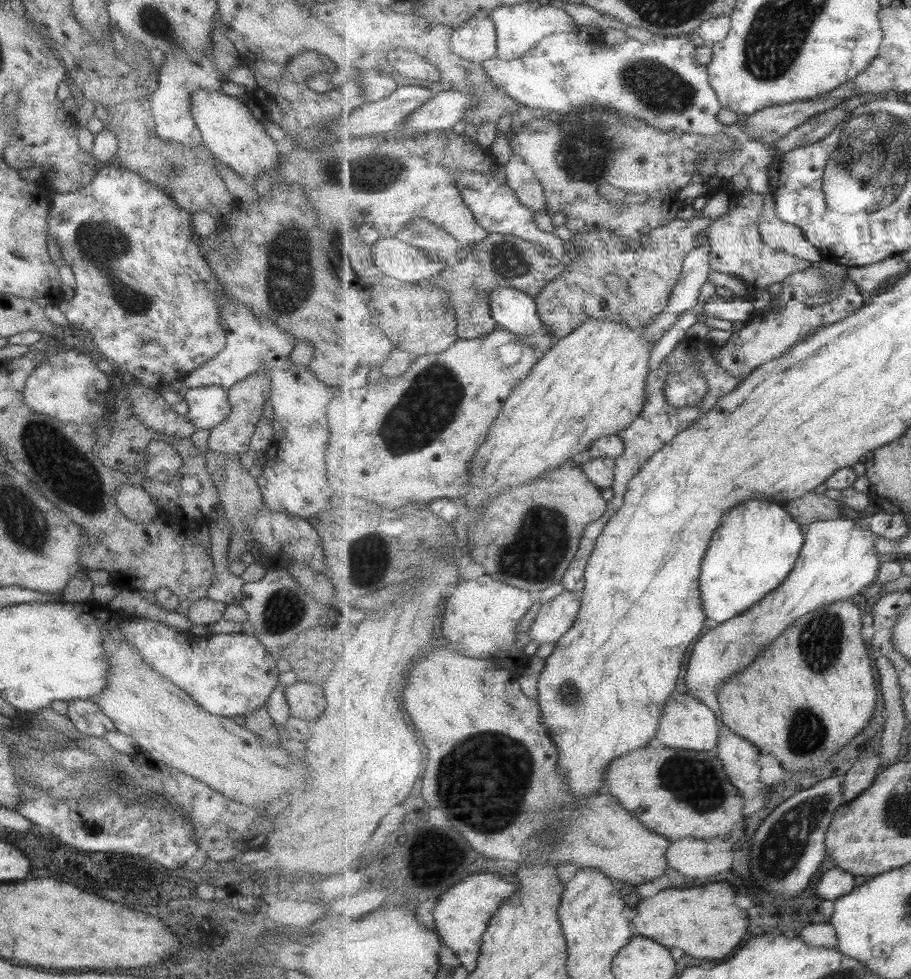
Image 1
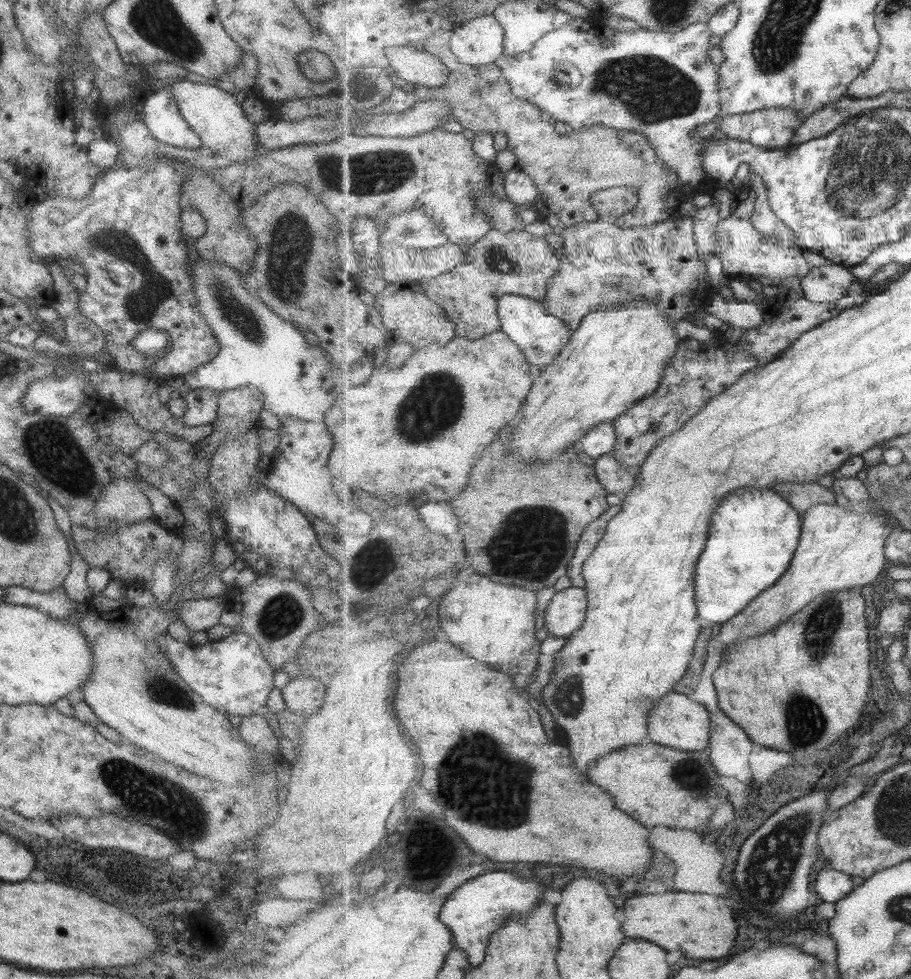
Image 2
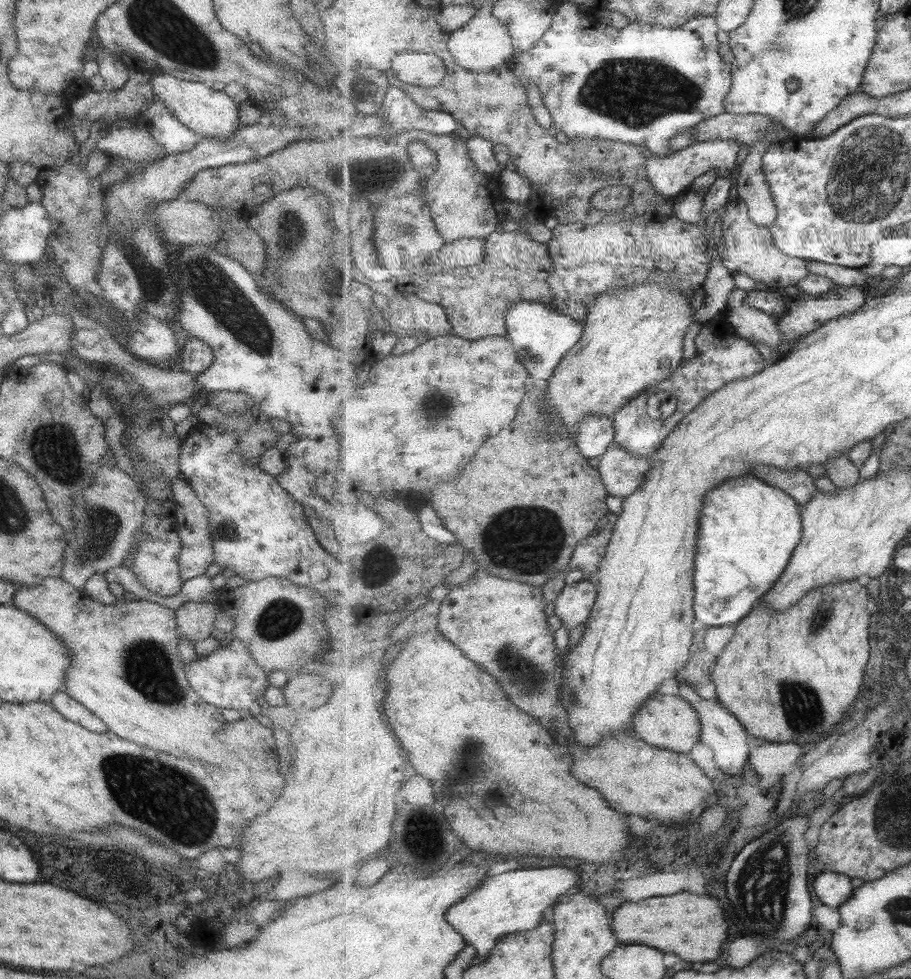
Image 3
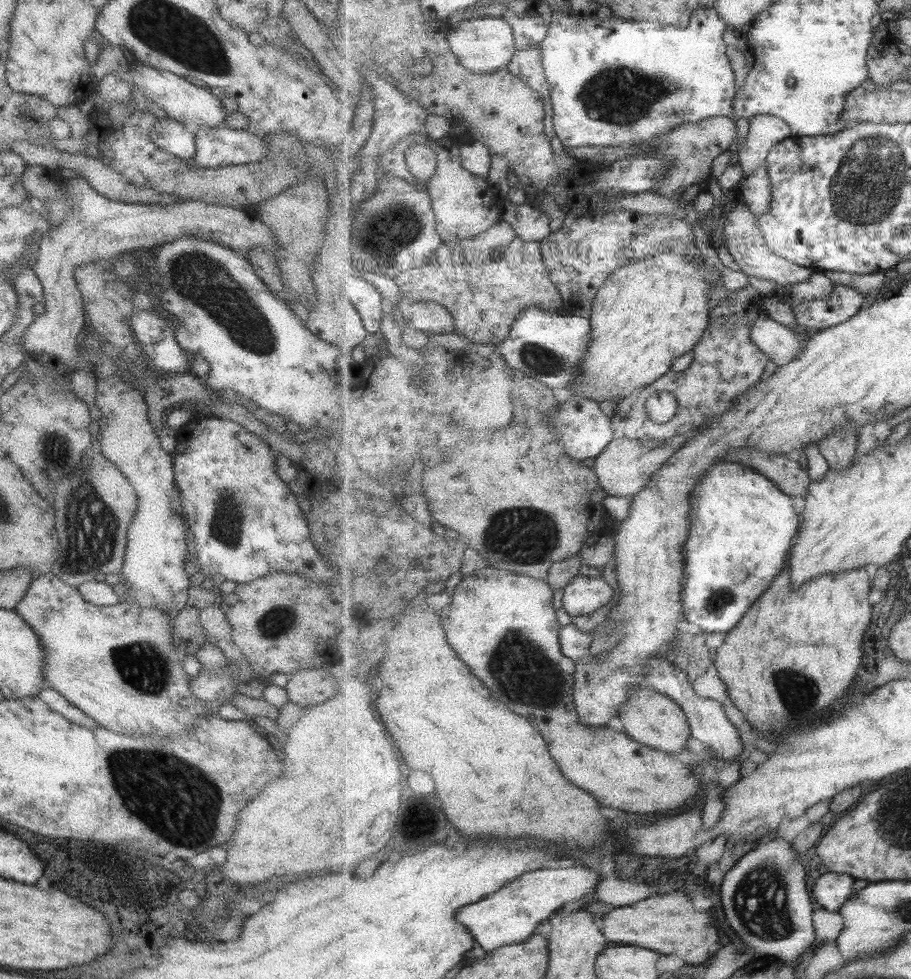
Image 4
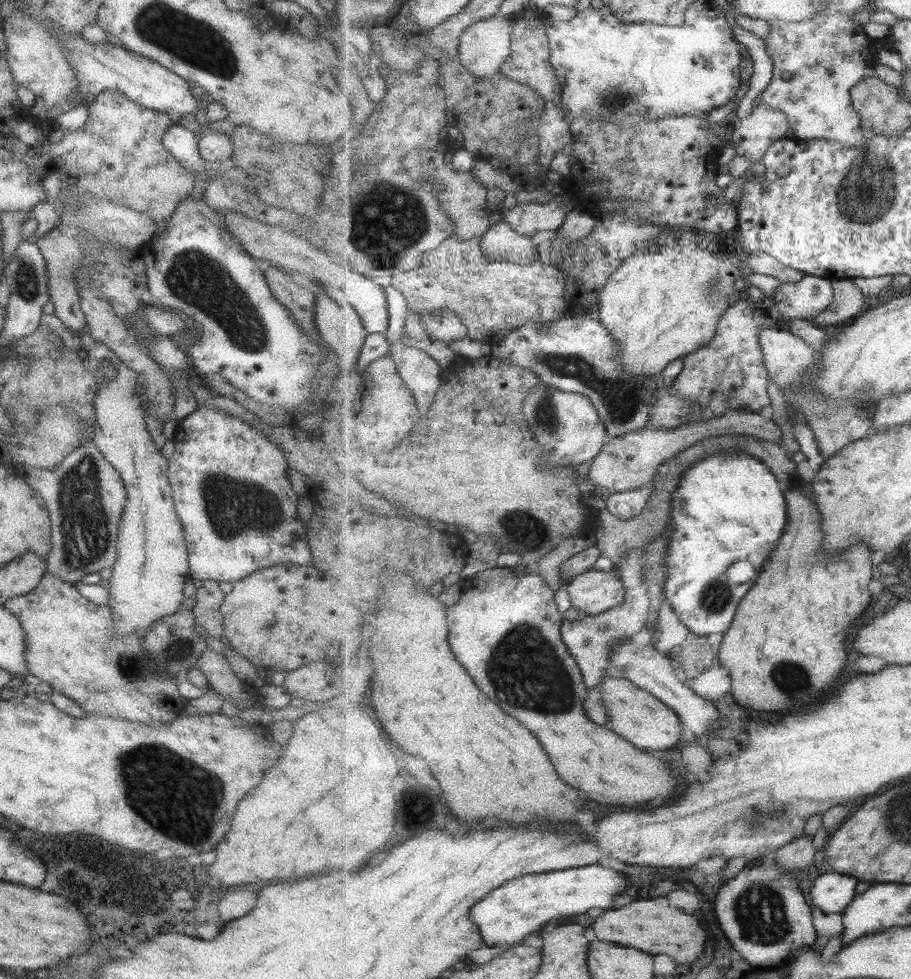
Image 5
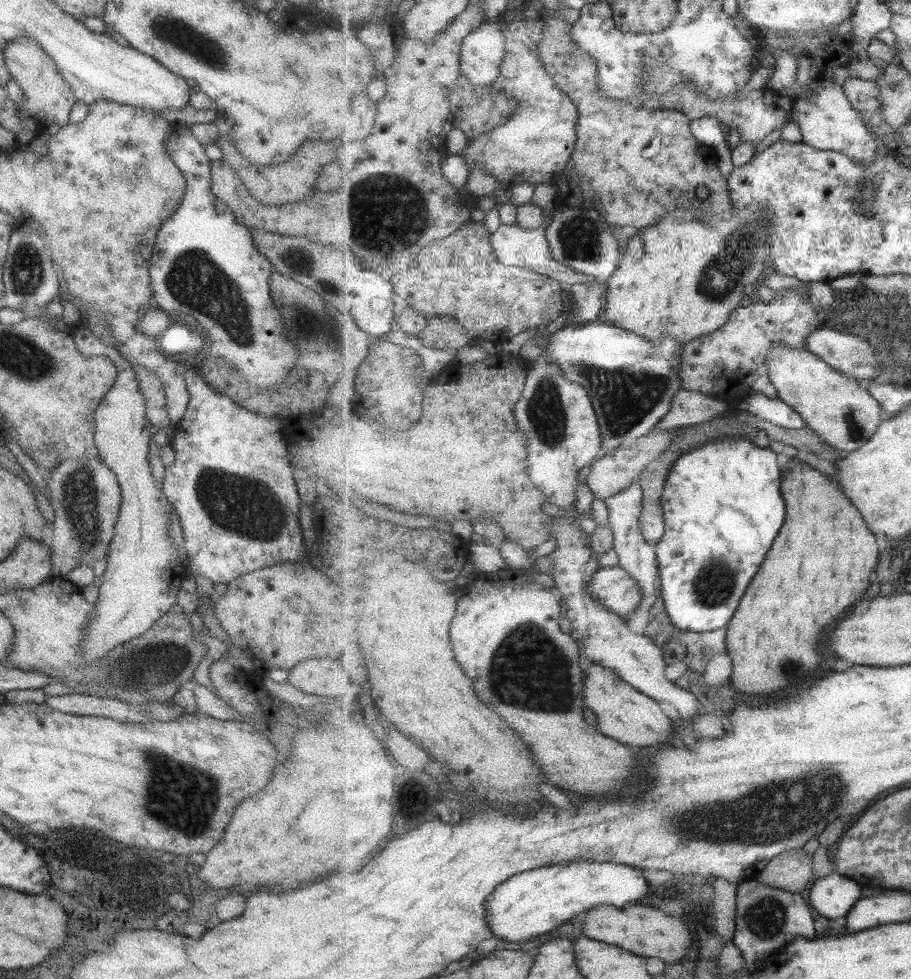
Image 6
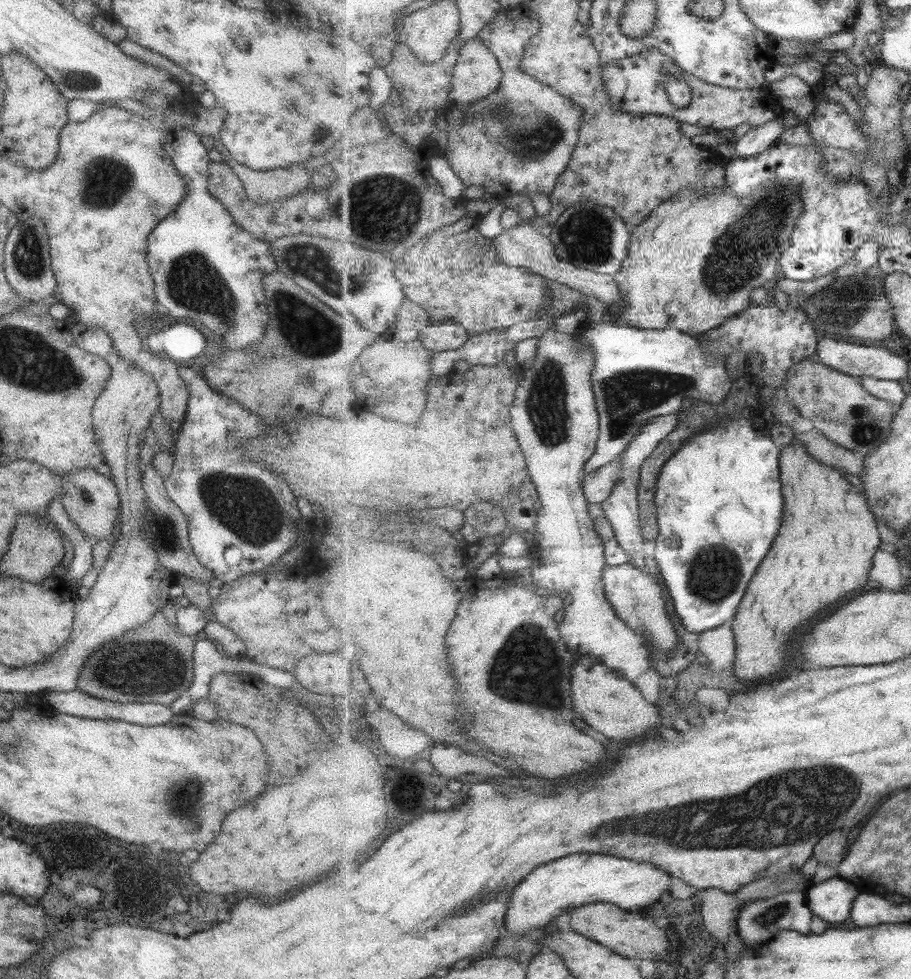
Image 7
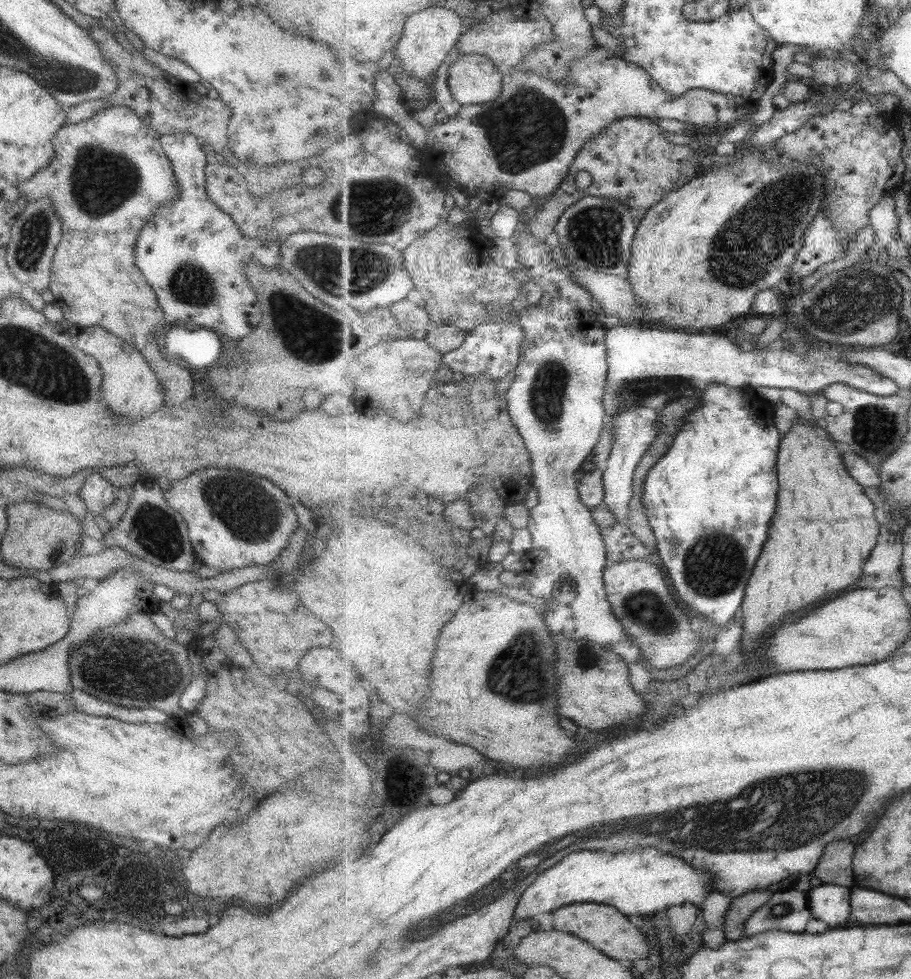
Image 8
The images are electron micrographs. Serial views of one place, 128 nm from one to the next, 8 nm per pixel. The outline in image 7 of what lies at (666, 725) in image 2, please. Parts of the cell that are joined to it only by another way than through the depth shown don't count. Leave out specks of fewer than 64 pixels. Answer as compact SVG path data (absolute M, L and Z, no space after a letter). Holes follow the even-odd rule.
M590 654L580 655L573 668L573 702L577 704L577 710L583 712L585 720L605 736L637 740L661 724L659 708L647 702L635 684L618 671L601 664Z

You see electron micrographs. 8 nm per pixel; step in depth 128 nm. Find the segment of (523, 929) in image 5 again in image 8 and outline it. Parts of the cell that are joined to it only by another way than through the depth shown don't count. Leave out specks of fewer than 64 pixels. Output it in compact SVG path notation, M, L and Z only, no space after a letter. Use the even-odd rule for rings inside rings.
M653 848L627 854L575 852L537 877L527 892L524 892L514 920L532 919L537 914L553 913L563 906L580 903L605 902L605 905L621 908L621 912L627 916L647 916L675 904L693 904L703 908L704 898L713 891L717 890L710 872L703 872L700 868L693 870L681 858L663 854Z

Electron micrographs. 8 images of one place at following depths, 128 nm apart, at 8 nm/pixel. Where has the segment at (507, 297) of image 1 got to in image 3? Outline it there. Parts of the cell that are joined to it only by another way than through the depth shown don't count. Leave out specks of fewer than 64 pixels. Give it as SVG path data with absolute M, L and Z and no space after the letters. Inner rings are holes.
M515 302L507 313L506 328L507 338L513 342L513 347L520 354L520 361L528 368L531 380L541 384L547 382L564 356L579 344L585 332L583 322L540 302Z

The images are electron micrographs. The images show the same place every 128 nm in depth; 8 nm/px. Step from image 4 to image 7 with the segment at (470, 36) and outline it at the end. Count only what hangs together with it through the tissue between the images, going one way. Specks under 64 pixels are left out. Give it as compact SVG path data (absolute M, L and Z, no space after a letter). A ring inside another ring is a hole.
M477 37L469 39L461 46L458 65L453 72L450 107L480 104L499 88L503 78L499 59L488 44Z

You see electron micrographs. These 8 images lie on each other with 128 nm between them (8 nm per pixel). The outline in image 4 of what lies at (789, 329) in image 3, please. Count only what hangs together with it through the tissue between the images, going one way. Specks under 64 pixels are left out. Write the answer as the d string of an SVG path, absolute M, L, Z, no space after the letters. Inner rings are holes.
M835 284L834 292L831 296L827 296L827 298L815 302L803 302L803 304L793 308L797 324L797 330L795 332L803 336L806 333L806 330L823 331L831 326L841 324L842 322L853 318L853 316L859 314L859 312L862 312L863 304L865 304L865 296L863 296L859 290Z

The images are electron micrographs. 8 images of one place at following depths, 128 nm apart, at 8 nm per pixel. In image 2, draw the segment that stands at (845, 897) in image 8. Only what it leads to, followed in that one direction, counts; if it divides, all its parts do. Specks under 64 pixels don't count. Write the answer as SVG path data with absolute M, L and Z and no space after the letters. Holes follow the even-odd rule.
M827 868L821 870L821 874L815 880L815 892L825 900L825 902L836 903L843 900L853 891L853 880L849 873Z

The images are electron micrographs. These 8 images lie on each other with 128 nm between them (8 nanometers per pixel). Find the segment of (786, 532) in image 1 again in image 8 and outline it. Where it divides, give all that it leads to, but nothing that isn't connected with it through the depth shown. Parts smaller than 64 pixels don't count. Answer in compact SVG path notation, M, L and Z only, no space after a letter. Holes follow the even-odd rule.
M710 384L710 387L701 395L702 406L697 408L695 413L688 416L688 422L676 438L671 450L657 463L657 466L649 473L646 480L644 507L648 510L649 520L656 534L656 547L658 554L665 564L667 574L672 580L672 585L675 587L677 598L682 605L687 605L691 610L705 616L715 626L725 628L727 622L732 620L734 616L741 610L744 598L746 595L747 584L749 578L757 566L757 560L761 558L763 546L769 540L769 528L771 522L775 518L777 512L777 494L779 494L779 474L777 474L777 466L780 454L779 430L777 426L773 426L771 421L761 422L759 418L763 416L763 404L755 402L751 406L751 399L741 393L740 388L731 388L724 384Z

